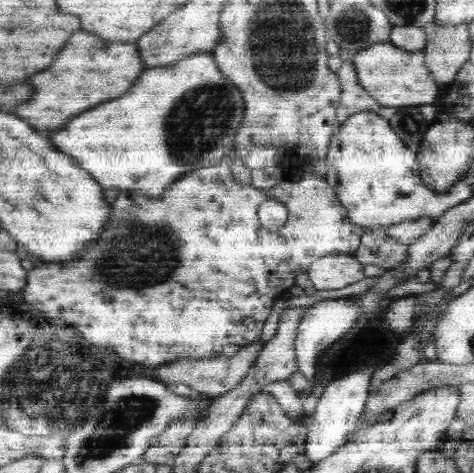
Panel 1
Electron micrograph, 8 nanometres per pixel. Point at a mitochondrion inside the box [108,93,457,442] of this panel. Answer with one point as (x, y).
(409, 121)

